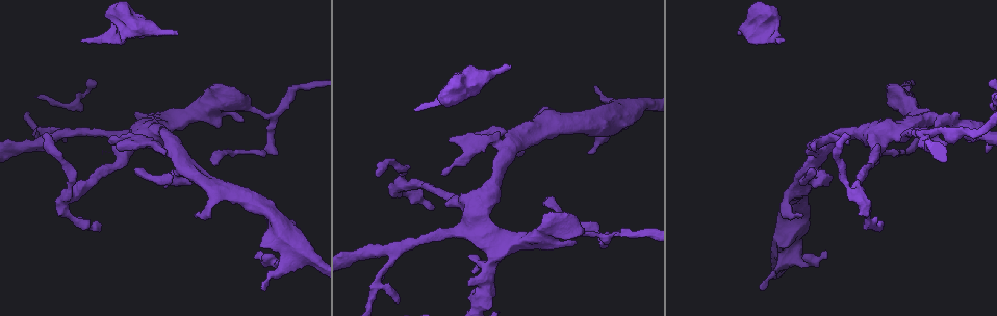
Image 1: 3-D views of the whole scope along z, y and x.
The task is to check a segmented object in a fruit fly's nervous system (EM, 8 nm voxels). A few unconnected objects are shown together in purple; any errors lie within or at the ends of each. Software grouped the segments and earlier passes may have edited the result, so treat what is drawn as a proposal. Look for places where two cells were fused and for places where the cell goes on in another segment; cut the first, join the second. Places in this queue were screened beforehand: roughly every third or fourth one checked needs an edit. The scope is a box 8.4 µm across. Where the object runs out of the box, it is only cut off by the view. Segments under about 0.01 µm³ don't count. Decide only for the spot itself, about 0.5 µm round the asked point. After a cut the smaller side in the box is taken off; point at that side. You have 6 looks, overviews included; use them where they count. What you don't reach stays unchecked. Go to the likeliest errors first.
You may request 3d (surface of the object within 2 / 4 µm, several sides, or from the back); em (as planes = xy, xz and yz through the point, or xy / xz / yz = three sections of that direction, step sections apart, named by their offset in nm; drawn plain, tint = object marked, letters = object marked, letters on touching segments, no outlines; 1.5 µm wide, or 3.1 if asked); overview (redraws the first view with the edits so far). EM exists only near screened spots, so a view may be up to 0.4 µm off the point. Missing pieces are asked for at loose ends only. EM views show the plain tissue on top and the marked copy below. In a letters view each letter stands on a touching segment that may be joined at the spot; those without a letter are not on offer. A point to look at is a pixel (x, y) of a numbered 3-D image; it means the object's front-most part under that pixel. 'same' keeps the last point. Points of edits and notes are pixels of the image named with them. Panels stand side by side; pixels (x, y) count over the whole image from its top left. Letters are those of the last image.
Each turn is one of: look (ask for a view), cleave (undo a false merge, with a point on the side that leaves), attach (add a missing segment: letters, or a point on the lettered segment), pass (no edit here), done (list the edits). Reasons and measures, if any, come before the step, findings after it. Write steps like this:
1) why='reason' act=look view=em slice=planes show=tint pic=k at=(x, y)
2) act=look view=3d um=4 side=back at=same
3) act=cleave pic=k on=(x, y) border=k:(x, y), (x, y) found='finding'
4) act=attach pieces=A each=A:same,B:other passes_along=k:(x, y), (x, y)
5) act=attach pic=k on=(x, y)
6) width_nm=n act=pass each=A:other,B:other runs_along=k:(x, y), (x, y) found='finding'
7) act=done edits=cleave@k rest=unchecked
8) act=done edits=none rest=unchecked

why='an open end' act=look view=em slice=planes show=letters pic=1 at=(783, 41)

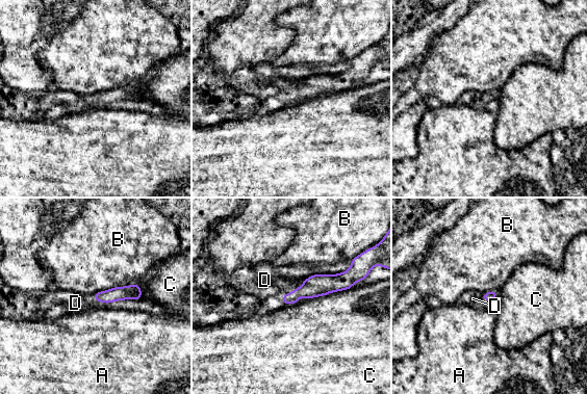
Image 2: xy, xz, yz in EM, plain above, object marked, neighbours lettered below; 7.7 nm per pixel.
act=attach pieces=D each=A:other,B:other,C:other,D:same passes_along=2:(317, 285), (298, 288), (266, 280) found='it goes on there'

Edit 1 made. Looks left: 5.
why='redraw' act=look view=overview

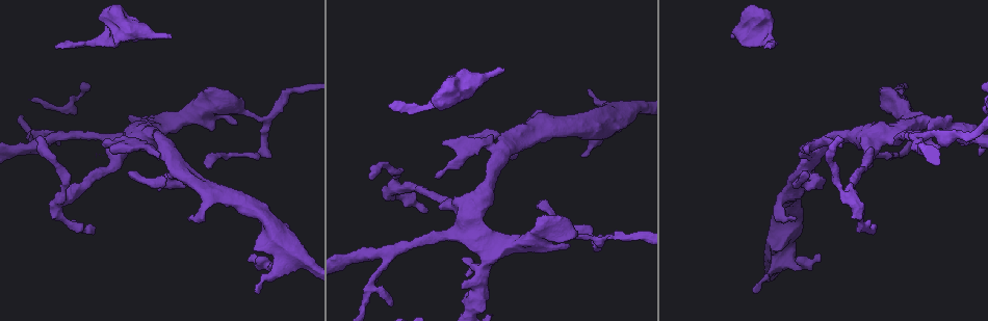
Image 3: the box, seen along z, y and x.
why='sudden change in width' act=look view=em slice=planes show=tint pic=3 at=(595, 241)

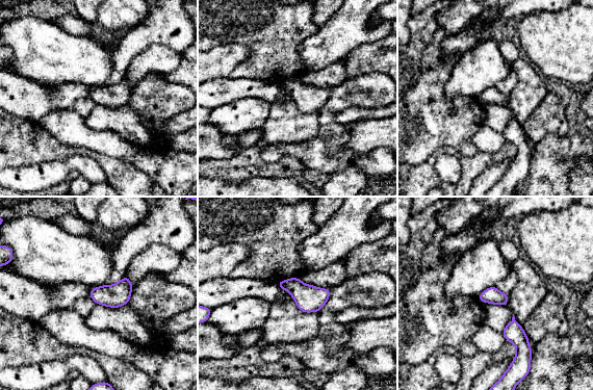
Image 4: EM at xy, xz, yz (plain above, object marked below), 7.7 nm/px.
why='what lies round it' act=look view=em slice=planes show=letters at=same

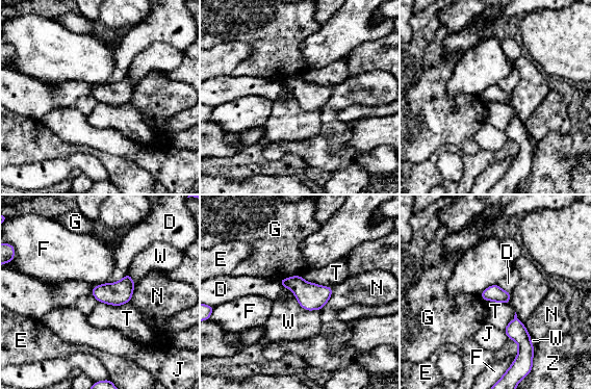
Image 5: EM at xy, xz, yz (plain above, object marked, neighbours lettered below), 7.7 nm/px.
width_nm=130 act=pass each=D:other,E:other,F:other,G:other,J:other,N:other,T:other,W:other,Z:other border=5:(127, 273), (97, 284), (91, 293) found='all the same cell'

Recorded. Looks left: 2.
why='free end' act=look view=em slice=planes show=letters pic=3 at=(581, 155)

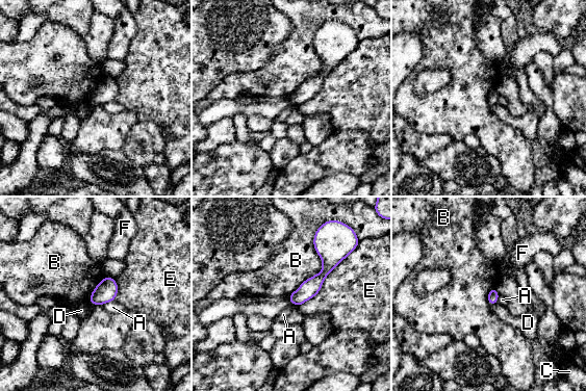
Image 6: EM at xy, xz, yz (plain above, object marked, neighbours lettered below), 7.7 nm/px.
longest_contact=B:600nm act=pass each=A:other,B:other,C:other,D:other,E:other,F:other border=6:(317, 229), (322, 269), (287, 296) found='none of them fits'

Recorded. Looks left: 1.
act=done edits=attach@2 rest=unchecked

